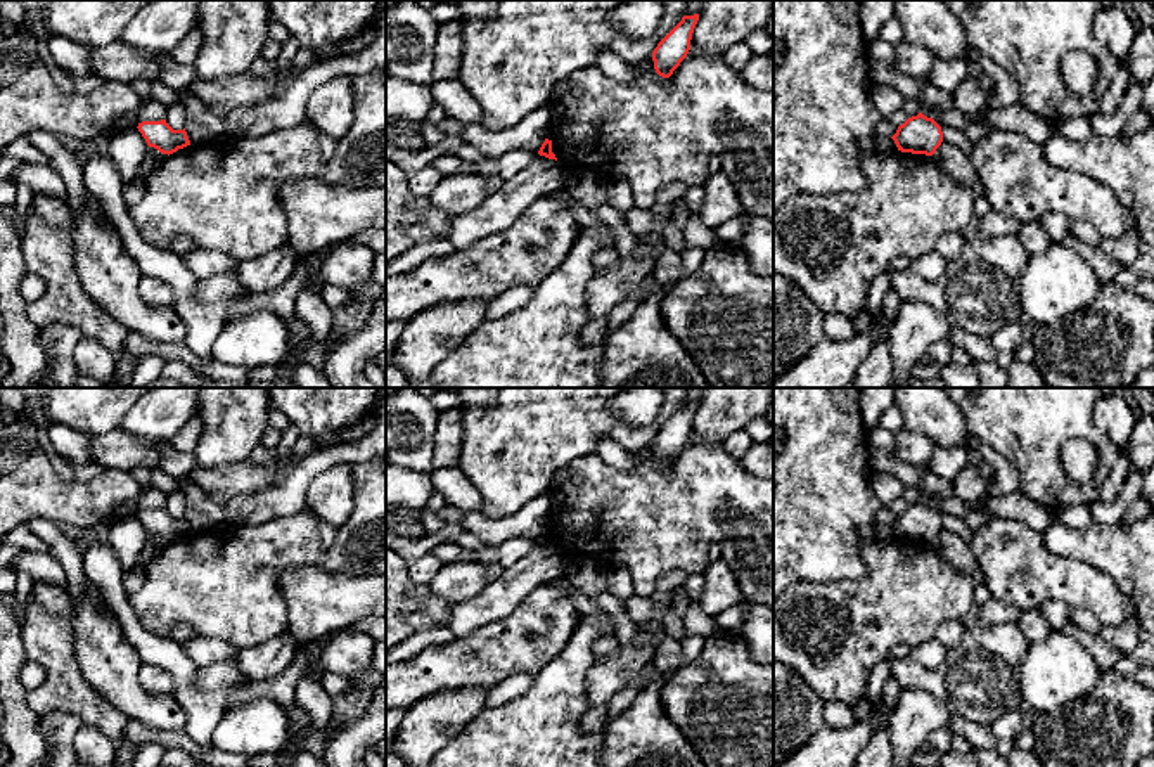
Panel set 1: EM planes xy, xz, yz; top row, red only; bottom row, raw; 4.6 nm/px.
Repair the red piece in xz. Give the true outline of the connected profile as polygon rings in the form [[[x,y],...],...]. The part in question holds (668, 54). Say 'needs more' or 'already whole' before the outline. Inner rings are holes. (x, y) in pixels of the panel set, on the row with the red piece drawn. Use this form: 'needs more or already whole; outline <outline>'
already whole; outline [[[699,14],[683,16],[682,21],[657,43],[652,52],[652,61],[659,76],[670,78],[687,57],[697,21]]]

